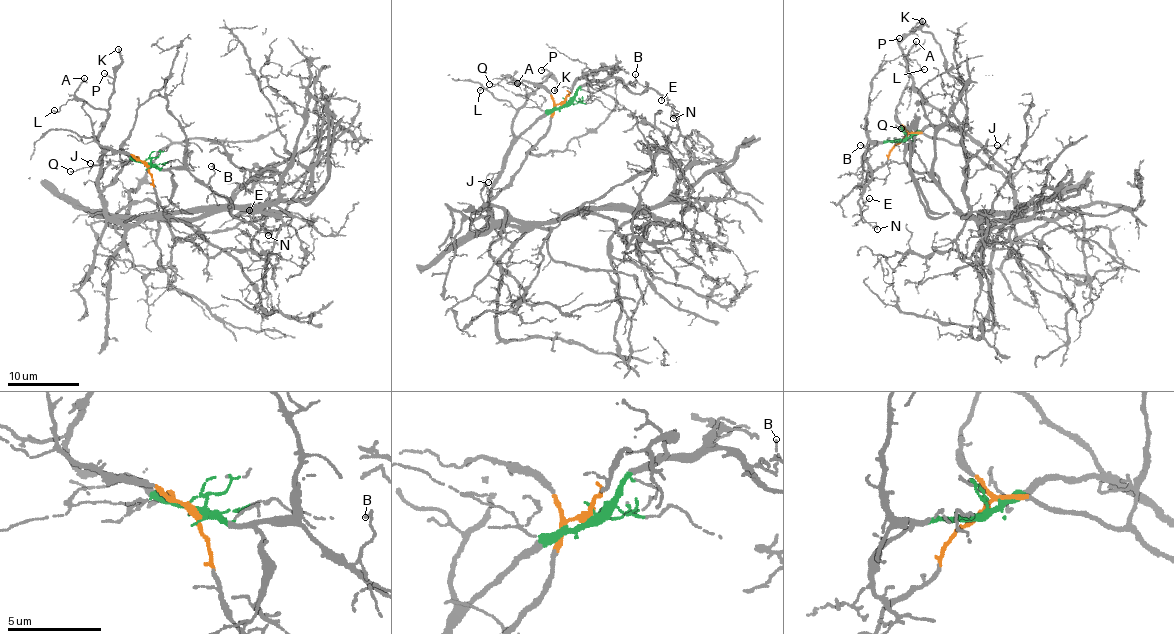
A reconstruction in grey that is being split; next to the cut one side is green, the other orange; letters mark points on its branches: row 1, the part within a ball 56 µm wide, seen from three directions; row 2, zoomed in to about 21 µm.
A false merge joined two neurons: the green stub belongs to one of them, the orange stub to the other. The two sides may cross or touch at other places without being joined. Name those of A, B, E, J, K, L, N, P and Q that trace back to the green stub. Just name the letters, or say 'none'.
A, B, E, J, K, L, N, P, Q

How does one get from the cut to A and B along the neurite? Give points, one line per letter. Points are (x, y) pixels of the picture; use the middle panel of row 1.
A: (564, 104), (545, 111), (515, 135), (512, 130), (514, 116), (533, 94), (531, 89), (507, 76), (517, 83)
B: (564, 104), (593, 81), (605, 82), (616, 76), (634, 86), (636, 73)

